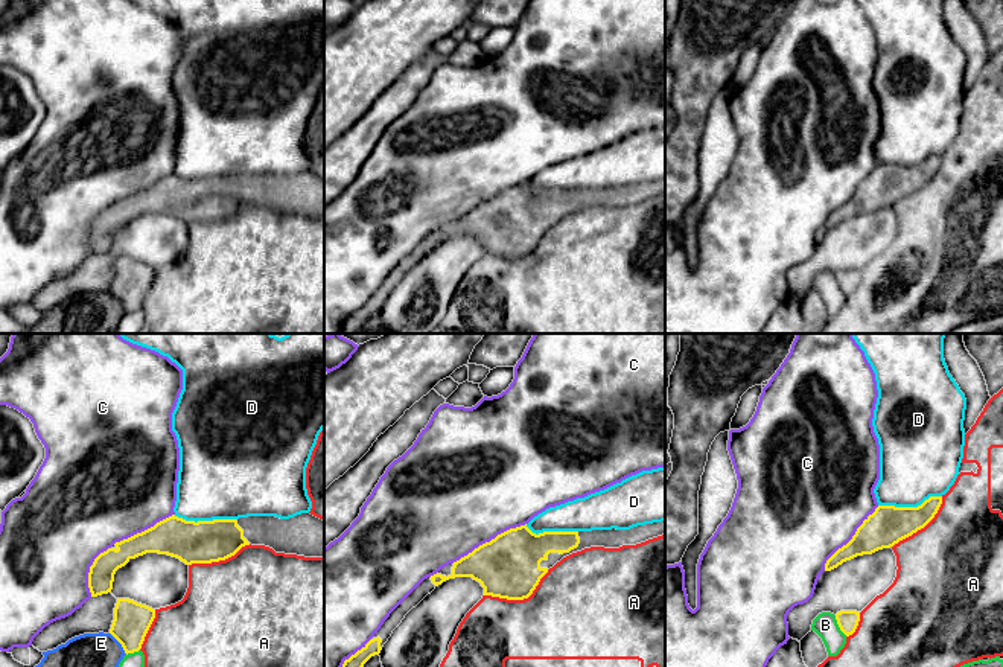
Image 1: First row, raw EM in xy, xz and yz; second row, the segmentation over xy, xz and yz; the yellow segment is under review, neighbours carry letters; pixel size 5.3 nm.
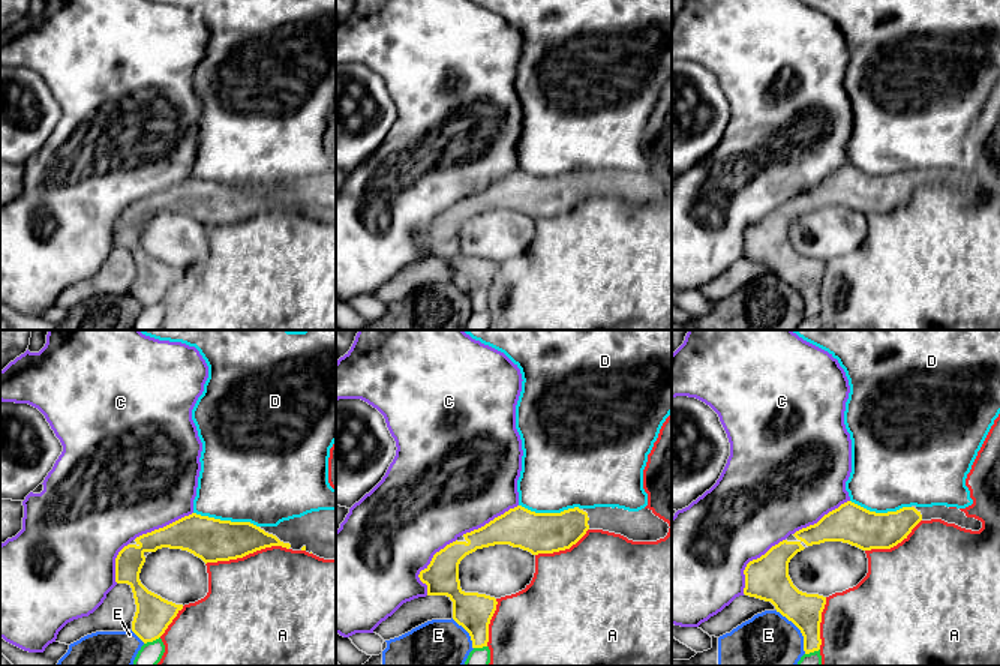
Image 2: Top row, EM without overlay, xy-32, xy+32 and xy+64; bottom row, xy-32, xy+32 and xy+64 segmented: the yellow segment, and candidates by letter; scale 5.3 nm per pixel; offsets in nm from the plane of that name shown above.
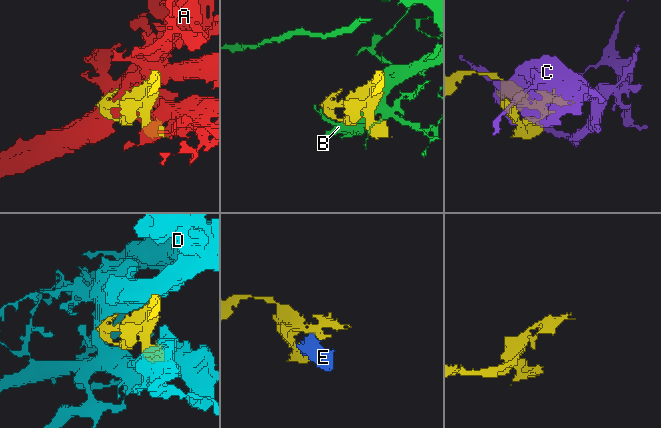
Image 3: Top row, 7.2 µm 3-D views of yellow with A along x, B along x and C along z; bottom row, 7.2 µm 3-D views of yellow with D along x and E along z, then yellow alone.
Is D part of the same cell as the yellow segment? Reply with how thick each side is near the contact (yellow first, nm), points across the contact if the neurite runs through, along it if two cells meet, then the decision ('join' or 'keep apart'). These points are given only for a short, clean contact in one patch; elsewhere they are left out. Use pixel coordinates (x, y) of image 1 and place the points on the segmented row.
200 nm thick on the yellow side, 400 nm on the other; keep apart

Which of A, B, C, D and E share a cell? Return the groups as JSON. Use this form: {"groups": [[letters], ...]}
{"groups": [["A"], ["B"], ["C"], ["D"], ["E"]]}

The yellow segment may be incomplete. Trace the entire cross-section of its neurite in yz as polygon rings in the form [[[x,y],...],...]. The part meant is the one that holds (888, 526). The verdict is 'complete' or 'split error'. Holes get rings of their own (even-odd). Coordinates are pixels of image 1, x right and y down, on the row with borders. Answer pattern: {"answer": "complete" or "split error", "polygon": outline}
{"answer": "complete", "polygon": [[[930,496],[918,507],[878,506],[857,528],[852,539],[826,560],[825,571],[857,556],[893,547],[924,528],[935,518],[941,504],[942,496]]]}

